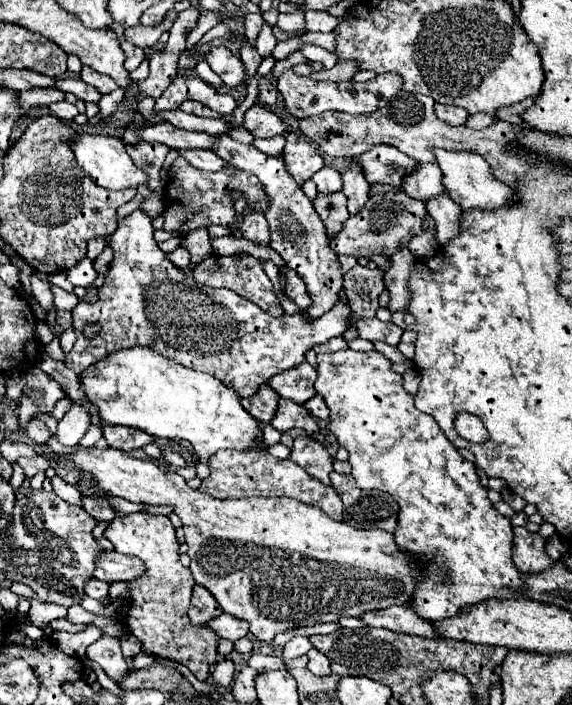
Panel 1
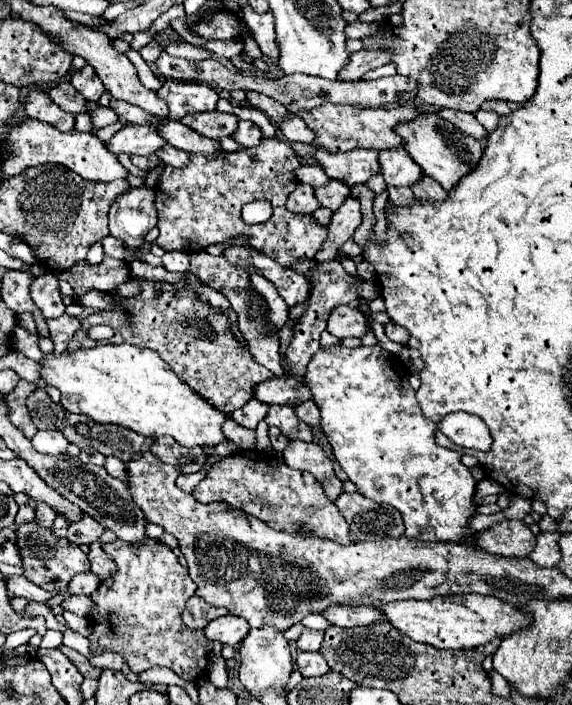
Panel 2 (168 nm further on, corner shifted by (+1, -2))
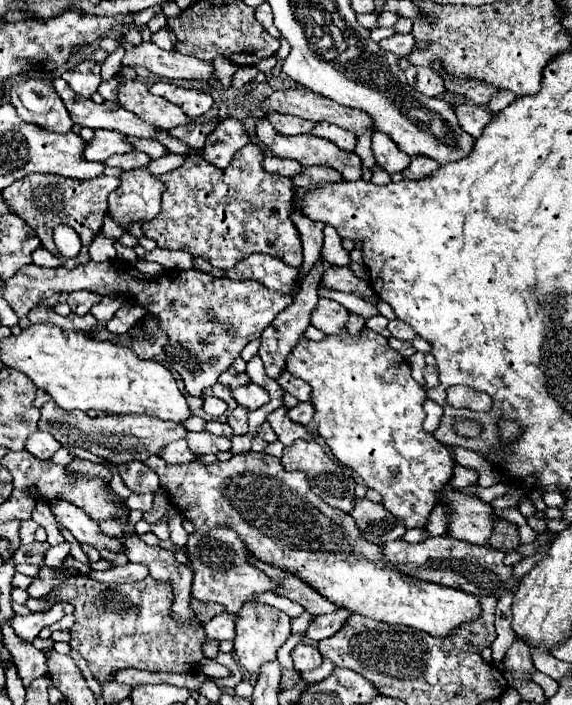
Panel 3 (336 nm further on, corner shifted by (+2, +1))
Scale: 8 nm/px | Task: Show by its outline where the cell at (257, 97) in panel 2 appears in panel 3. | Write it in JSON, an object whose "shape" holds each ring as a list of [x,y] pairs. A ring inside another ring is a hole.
{"shape":[[[269,113],[267,115],[269,121],[275,125],[275,129],[279,129],[279,133],[287,133],[287,135],[295,135],[295,133],[311,133],[311,129],[315,127],[315,123],[293,117],[293,115],[277,115],[277,113]]]}

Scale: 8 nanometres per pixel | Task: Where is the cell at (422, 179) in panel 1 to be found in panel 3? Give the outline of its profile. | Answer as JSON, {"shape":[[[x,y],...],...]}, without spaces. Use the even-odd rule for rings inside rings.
{"shape":[[[375,131],[373,133],[373,155],[375,161],[387,171],[387,173],[397,173],[403,171],[409,165],[409,157],[407,153],[403,153],[401,149],[395,149],[395,143],[391,141],[391,137]]]}

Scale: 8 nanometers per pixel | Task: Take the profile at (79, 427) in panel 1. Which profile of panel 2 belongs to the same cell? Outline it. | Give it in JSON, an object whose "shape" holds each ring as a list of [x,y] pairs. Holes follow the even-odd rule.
{"shape":[[[44,430],[44,432],[36,432],[36,436],[32,438],[32,444],[38,452],[42,454],[62,454],[68,450],[70,442],[68,438],[60,432],[60,430]]]}

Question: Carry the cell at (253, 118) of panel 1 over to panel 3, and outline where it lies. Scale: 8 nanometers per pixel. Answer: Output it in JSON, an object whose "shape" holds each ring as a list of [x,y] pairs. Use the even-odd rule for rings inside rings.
{"shape":[[[225,119],[207,135],[201,155],[205,161],[215,165],[217,169],[225,169],[231,163],[233,155],[247,143],[249,139],[241,121]]]}

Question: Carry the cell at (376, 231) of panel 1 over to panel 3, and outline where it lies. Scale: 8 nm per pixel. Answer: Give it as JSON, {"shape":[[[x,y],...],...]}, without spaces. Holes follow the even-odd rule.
{"shape":[[[251,143],[235,155],[225,171],[207,163],[199,153],[187,155],[179,169],[161,175],[167,185],[161,211],[151,223],[141,223],[143,233],[155,239],[161,249],[189,251],[223,271],[253,253],[277,257],[285,265],[299,269],[303,251],[299,231],[291,221],[295,188],[290,178],[267,173],[261,163],[263,151]]]}

